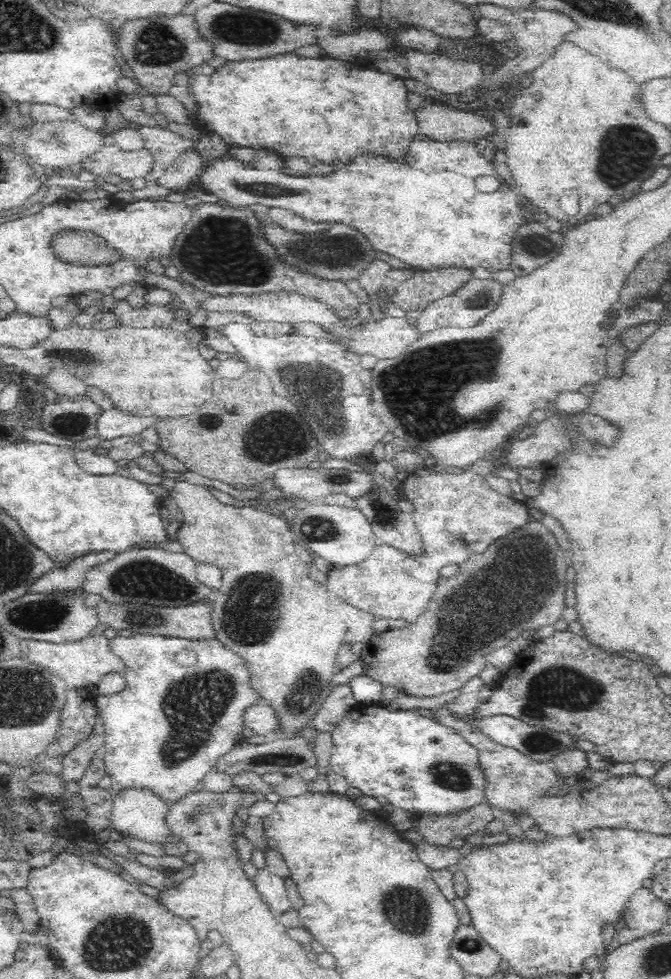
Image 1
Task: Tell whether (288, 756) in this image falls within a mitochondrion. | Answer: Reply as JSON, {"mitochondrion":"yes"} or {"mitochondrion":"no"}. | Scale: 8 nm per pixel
{"mitochondrion":"yes"}

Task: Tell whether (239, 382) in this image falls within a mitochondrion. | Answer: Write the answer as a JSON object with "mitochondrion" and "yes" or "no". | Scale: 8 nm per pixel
{"mitochondrion":"no"}

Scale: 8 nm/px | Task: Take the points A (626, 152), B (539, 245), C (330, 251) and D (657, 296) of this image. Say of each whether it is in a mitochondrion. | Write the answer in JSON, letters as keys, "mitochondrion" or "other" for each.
{"A":"mitochondrion","B":"mitochondrion","C":"mitochondrion","D":"other"}

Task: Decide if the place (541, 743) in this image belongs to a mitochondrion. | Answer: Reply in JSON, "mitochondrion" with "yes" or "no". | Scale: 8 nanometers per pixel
{"mitochondrion":"yes"}

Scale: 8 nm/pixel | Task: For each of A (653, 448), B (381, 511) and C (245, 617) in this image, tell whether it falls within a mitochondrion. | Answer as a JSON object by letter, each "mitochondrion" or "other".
{"A":"other","B":"mitochondrion","C":"mitochondrion"}

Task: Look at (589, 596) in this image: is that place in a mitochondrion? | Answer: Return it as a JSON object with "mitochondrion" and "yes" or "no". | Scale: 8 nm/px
{"mitochondrion":"no"}

